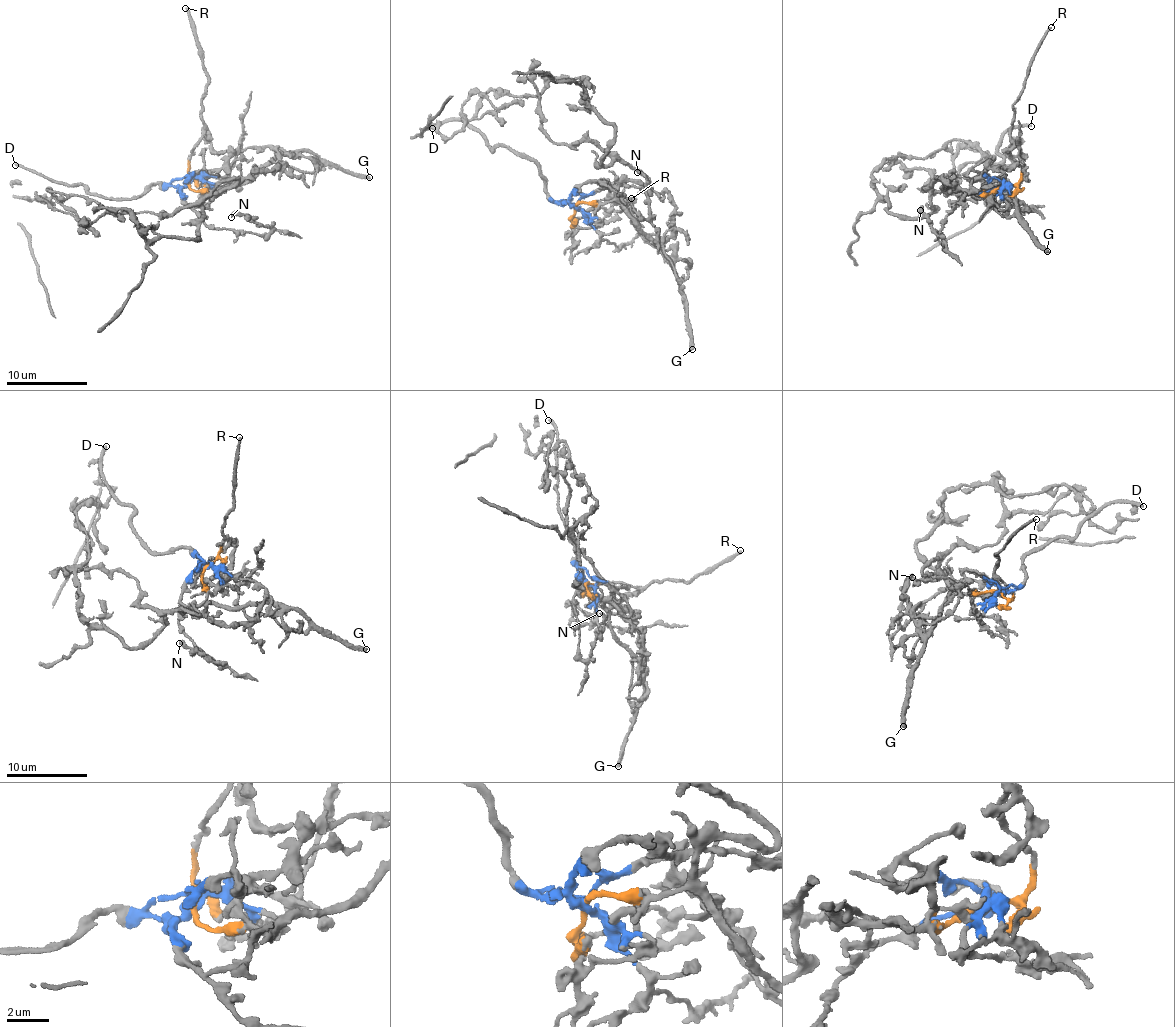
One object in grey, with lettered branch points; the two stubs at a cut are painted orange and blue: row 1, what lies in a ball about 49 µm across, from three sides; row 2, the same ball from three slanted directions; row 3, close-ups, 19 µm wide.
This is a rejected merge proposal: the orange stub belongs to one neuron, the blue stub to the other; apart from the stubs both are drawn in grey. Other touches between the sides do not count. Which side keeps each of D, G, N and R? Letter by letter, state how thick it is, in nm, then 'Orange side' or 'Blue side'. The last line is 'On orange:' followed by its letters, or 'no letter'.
D: Thickness 240 nm. Blue side
G: Thickness 360 nm. Orange side
N: Thickness 320 nm. Blue side
R: Thickness 220 nm. Orange side
On orange: G, R

